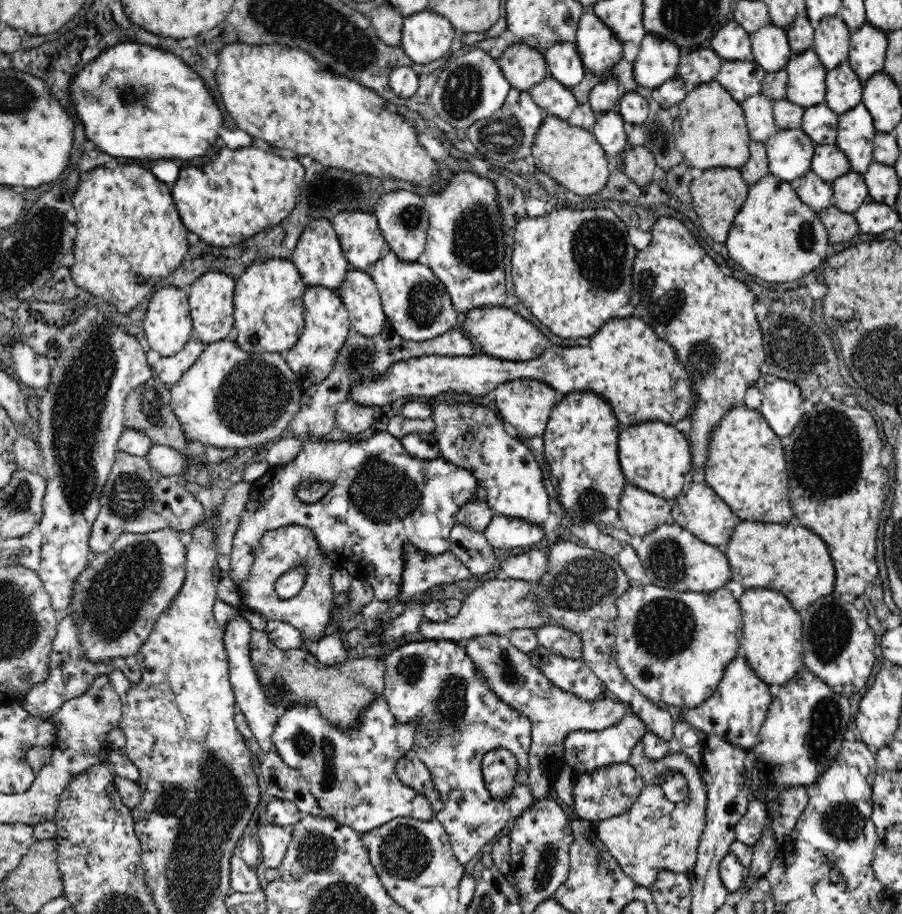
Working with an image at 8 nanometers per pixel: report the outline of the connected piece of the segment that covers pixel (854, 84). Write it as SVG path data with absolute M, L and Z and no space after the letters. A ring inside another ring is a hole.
M848 58L836 68L827 70L825 79L825 103L838 116L863 102L864 82L852 71Z

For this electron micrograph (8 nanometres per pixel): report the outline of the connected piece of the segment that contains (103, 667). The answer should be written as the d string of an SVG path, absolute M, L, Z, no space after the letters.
M73 613L67 614L64 619L56 624L56 636L53 640L52 650L47 679L43 683L35 684L21 702L24 711L38 721L50 721L53 714L56 714L67 700L84 694L97 675L110 673L112 670L120 670L133 684L138 684L142 678L142 669L135 655L114 656L114 658L108 658L102 662L92 662L83 653L79 630Z

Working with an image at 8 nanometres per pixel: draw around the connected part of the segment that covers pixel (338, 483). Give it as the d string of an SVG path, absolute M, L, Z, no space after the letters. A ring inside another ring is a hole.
M387 431L376 432L370 439L360 442L304 442L292 462L282 467L270 466L258 480L249 484L249 499L233 538L228 572L229 578L238 587L238 592L250 576L255 550L263 534L280 526L298 525L310 527L324 561L332 563L336 569L346 569L353 579L368 582L379 602L392 601L400 592L404 564L402 544L407 540L426 554L450 551L449 534L452 526L456 524L458 508L478 491L478 481L471 471L456 466L441 456L432 460L412 456L406 452L399 440ZM324 481L331 483L330 490L318 502L304 502L297 495L297 488L302 483L322 484Z

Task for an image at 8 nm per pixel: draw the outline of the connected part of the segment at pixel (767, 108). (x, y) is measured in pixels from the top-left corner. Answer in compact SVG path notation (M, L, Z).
M762 93L743 101L741 108L746 117L750 140L765 143L779 131L774 120L773 101Z

